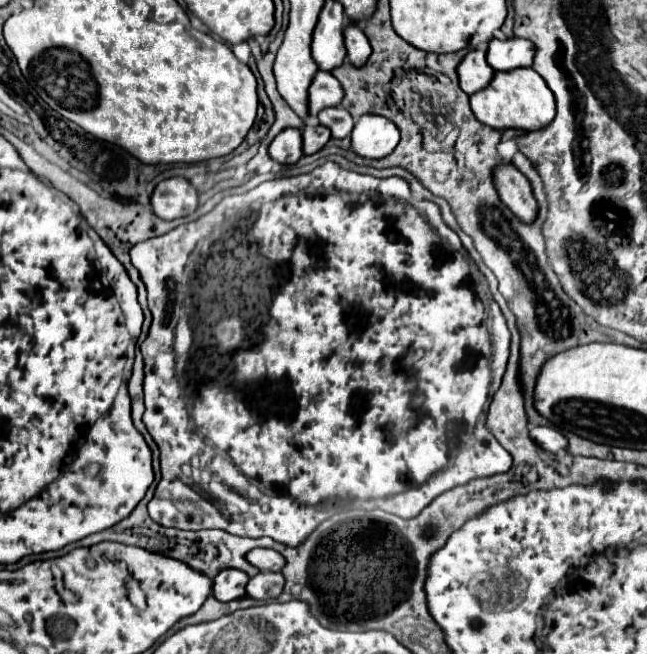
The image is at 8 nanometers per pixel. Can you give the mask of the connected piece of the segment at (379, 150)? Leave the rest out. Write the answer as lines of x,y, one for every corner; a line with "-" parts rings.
364,114
352,128
352,150
364,158
380,160
400,142
398,128
376,114

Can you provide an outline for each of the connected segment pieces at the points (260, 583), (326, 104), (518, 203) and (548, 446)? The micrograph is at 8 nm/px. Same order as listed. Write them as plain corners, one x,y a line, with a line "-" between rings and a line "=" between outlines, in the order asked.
260,572
258,576
250,578
246,590
254,600
274,600
284,590
284,576
280,572
=
318,72
308,88
308,110
310,110
310,122
316,122
316,116
320,110
338,106
342,102
342,86
338,80
328,72
=
500,164
494,168
494,186
500,200
522,222
532,222
536,218
536,200
532,196
530,182
514,164
=
536,426
530,430
530,438
534,438
534,442
538,442
538,446
542,446
544,450
550,450
550,452
560,452
568,446
568,440
554,428
548,428
548,426

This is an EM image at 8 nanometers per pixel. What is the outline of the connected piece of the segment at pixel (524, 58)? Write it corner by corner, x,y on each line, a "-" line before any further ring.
508,38
508,40
492,40
486,52
488,64
496,72
508,72
514,68
528,68
534,60
534,44
522,38

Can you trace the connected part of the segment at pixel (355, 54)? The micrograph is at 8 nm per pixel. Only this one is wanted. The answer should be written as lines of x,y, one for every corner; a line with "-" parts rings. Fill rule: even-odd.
348,24
348,28
344,30
344,40
346,40
346,50
348,50
348,62
352,66
364,66
364,62
368,60
372,52
370,42
364,36
364,32
356,24

